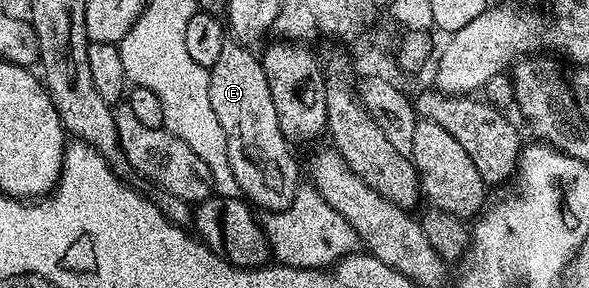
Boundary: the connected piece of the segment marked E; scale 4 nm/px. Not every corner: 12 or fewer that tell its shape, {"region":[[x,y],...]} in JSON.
{"region":[[234,40],[208,71],[242,195],[275,213],[298,194],[262,61]]}

